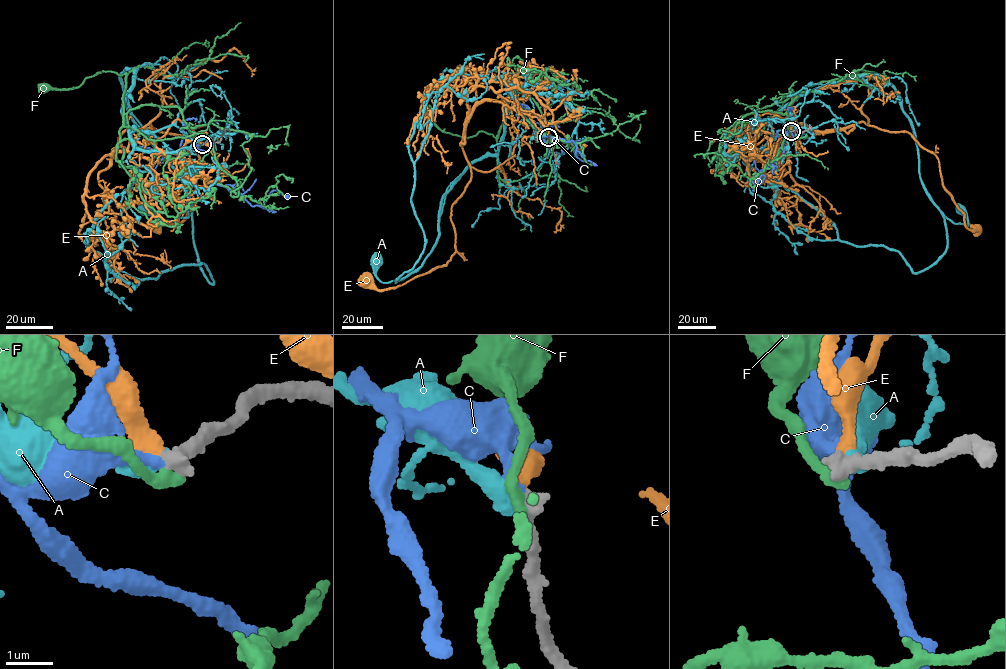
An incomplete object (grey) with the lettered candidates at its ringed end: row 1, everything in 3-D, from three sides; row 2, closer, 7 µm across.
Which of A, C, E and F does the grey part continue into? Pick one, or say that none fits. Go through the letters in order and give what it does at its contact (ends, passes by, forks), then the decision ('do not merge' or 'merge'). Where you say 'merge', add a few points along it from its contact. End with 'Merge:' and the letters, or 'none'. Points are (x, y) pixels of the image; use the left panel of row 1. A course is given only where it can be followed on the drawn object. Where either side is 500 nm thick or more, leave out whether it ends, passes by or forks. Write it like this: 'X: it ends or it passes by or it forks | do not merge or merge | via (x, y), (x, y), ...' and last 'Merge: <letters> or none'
A: it ends | do not merge
C: it ends | merge | via (203, 144), (185, 137), (176, 154), (251, 205), (263, 207), (272, 190), (290, 196)
E: it ends | do not merge
F: it ends | do not merge
Merge: C

